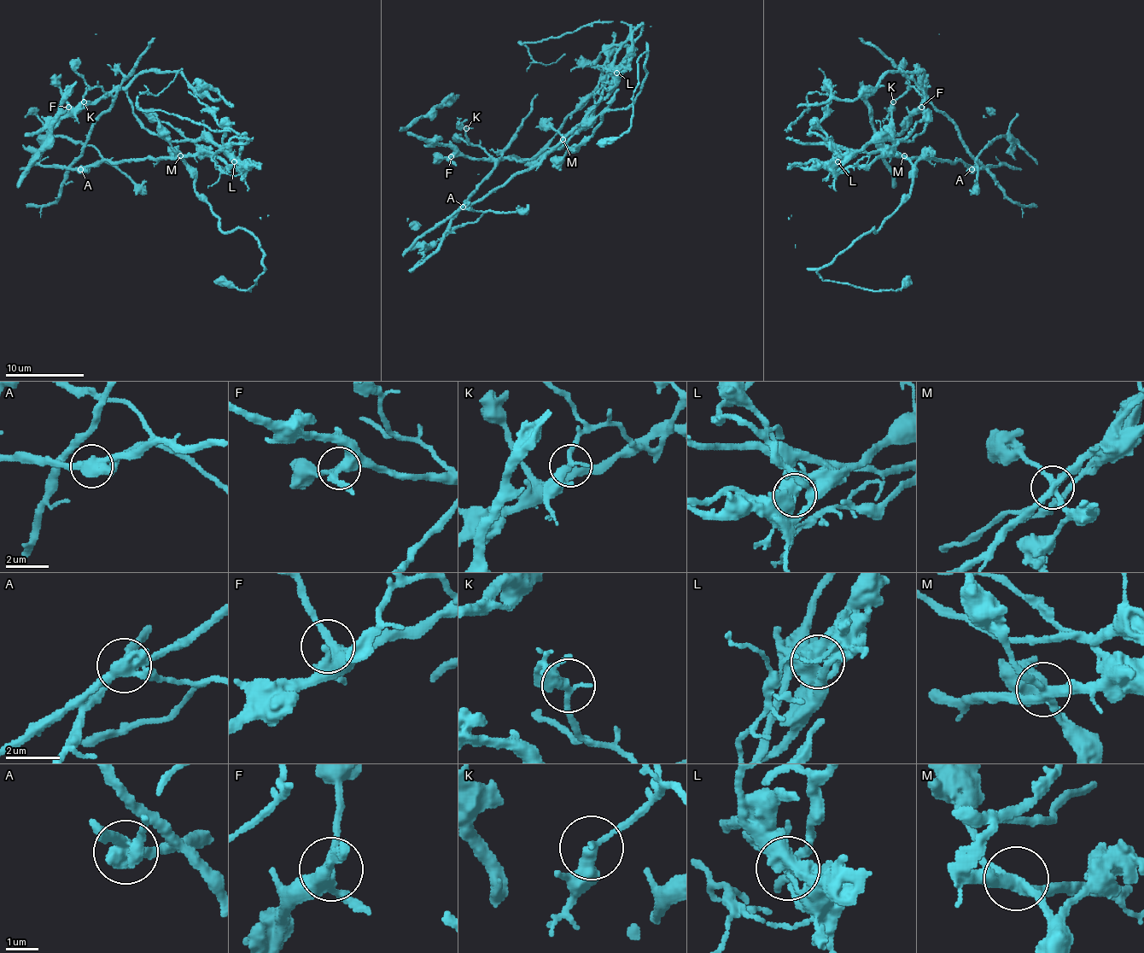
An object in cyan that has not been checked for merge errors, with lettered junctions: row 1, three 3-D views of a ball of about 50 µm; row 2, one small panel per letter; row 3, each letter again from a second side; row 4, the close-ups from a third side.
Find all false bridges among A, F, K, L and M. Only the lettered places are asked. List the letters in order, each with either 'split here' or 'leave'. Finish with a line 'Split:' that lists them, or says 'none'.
A: split here
F: leave
K: leave
L: split here
M: split here
Split: A, L, M

